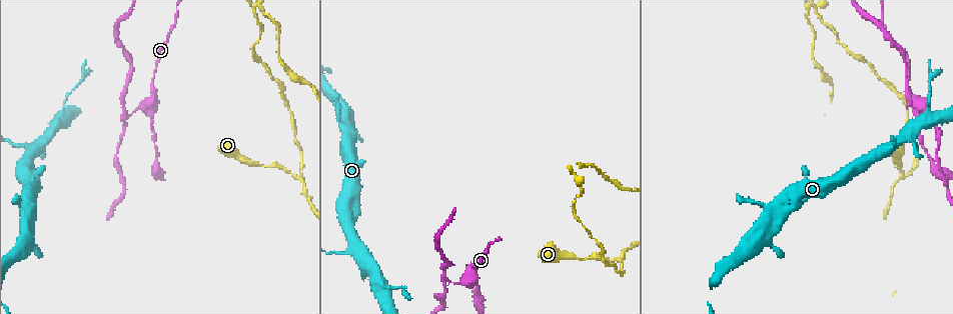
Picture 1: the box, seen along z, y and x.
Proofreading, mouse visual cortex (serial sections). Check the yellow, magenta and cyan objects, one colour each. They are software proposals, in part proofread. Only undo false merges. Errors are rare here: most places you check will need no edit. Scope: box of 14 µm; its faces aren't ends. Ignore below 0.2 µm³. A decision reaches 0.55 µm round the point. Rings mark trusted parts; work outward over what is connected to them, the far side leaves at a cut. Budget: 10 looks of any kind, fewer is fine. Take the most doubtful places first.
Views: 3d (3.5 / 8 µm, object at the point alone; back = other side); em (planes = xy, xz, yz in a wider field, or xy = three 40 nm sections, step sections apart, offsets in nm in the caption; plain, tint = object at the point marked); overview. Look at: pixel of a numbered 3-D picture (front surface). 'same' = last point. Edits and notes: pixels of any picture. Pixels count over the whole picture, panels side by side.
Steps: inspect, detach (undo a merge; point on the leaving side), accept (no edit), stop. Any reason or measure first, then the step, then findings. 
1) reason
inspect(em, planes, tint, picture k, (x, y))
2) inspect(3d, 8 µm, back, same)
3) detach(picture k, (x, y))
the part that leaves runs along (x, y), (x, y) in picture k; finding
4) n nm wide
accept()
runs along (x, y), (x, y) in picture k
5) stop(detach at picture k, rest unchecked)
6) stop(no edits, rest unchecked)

three arms meet
inspect(3d, 3.5 µm, picture 1, (902, 177))

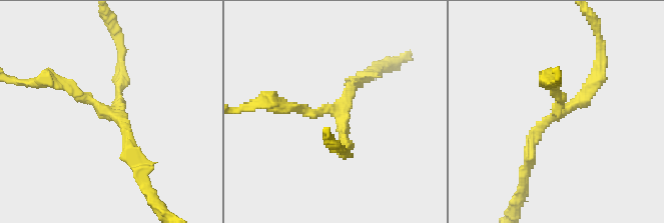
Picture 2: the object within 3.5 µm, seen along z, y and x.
3 arms; arms of 200, 200, 200 nm; shape alone is not enough
inspect(em, xy, step 1, tint, picture 2, (111, 109))

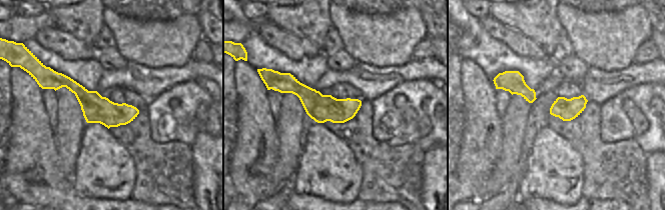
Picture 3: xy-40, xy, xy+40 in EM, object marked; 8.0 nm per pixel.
220 nm wide
accept()
runs along (275, 105), (334, 110), (344, 151) in picture 2; continuous, no second cell

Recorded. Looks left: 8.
sharp bend
inspect(3d, 3.5 µm, picture 1, (252, 10))

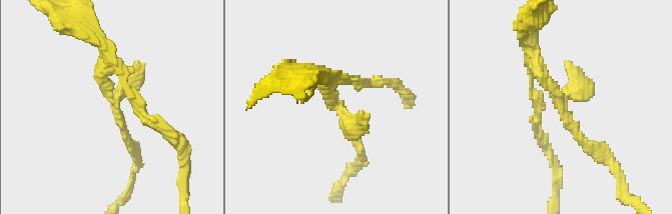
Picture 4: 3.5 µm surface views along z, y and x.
need the tissue
inspect(em, xy, step 5, tint, picture 4, (563, 112))

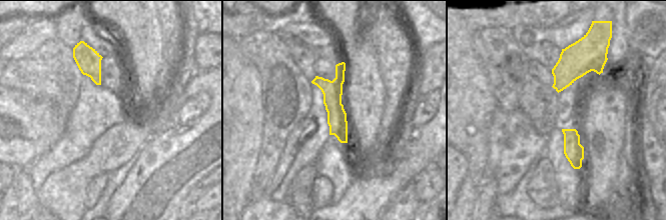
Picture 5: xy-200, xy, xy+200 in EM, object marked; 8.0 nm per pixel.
accept()
runs along (343, 65), (336, 114), (345, 140) in picture 5; all the same cell

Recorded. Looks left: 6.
three arms meet
inspect(3d, 3.5 µm, picture 1, (346, 130))

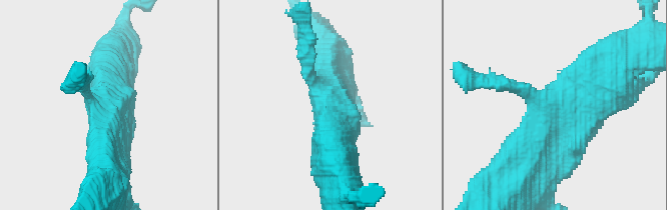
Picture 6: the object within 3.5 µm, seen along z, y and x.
inspect(em, xy, step 5, tint, picture 6, (333, 110))

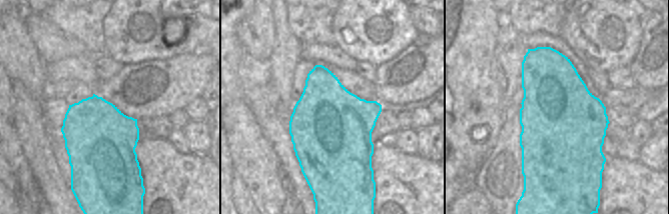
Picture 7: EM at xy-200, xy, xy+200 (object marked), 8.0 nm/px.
accept()
all the same cell

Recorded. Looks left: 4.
three arms meet
inspect(3d, 3.5 µm, back, picture 1, (351, 250))

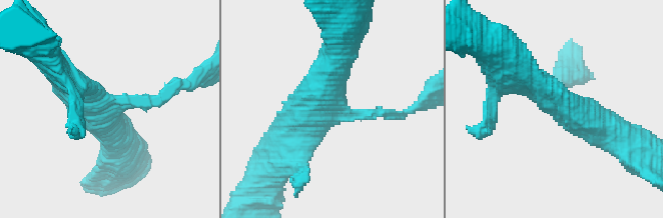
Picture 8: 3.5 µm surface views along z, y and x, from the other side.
inspect(em, xy, step 5, tint, picture 8, (110, 104))

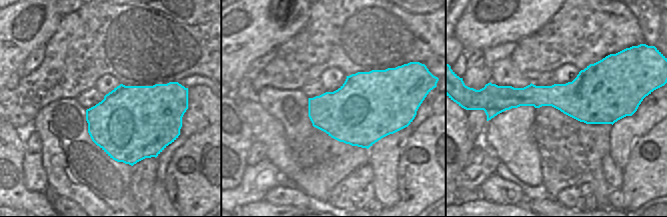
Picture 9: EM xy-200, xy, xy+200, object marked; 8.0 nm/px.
accept()
runs along (622, 140), (566, 109), (527, 75) in picture 8; all the same cell

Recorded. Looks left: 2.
stop(no edits, rest unchecked)

